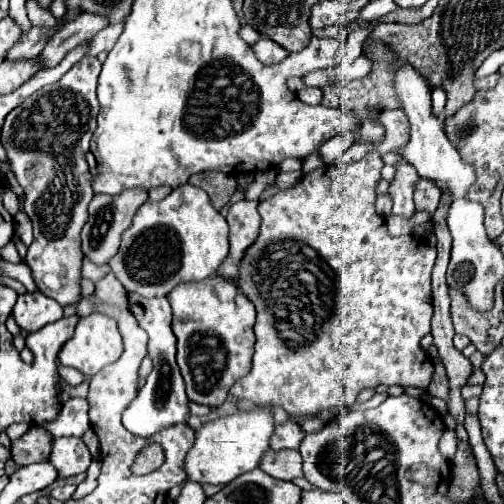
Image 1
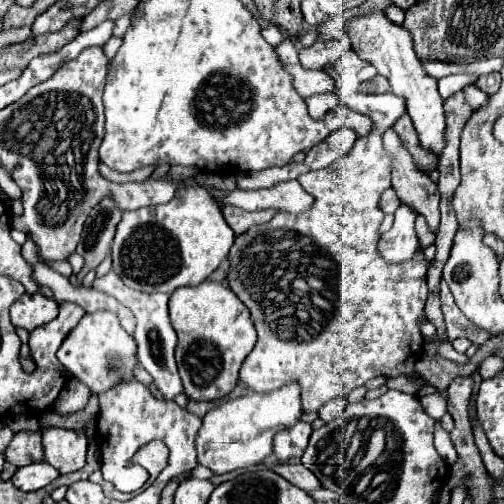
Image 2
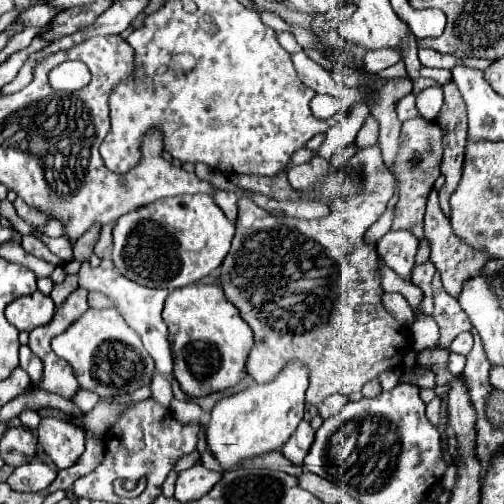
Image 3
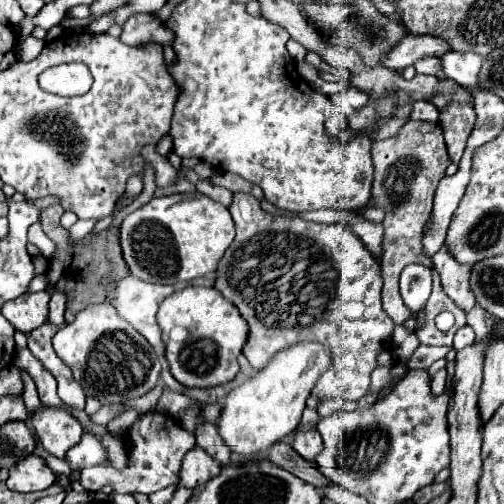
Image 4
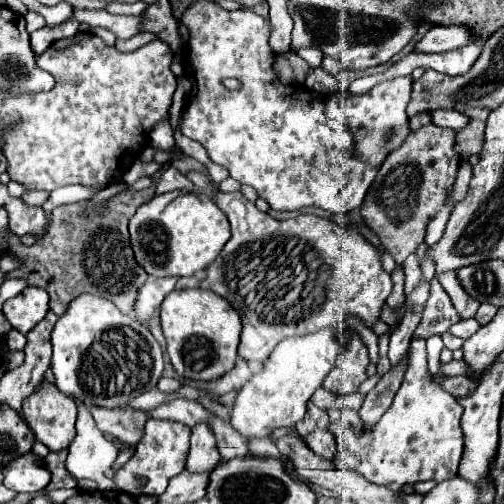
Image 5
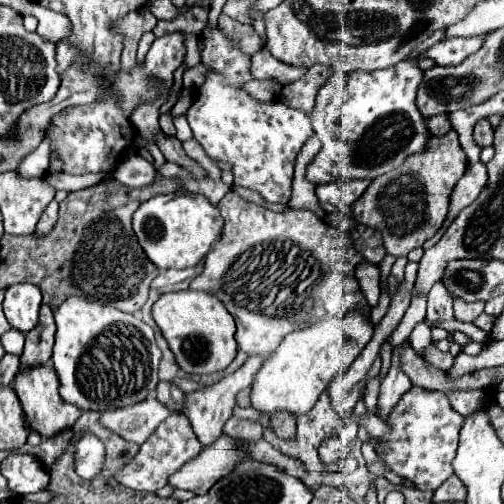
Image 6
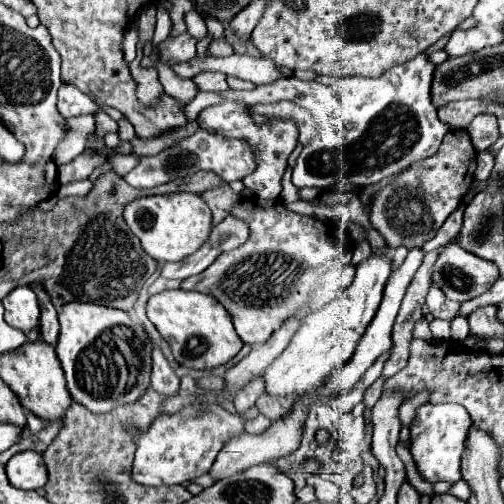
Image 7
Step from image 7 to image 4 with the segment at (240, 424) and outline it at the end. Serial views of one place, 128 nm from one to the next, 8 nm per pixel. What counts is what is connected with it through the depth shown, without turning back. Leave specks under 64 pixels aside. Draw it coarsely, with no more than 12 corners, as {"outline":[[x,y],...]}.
{"outline":[[146,412],[128,432],[124,472],[84,468],[90,492],[152,494],[178,484],[196,444],[172,416]]}

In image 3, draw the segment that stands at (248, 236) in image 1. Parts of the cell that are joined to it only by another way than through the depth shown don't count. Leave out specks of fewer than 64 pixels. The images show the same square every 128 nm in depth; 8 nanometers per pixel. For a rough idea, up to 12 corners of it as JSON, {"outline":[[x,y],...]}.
{"outline":[[216,190],[214,200],[230,222],[238,216],[238,196]]}

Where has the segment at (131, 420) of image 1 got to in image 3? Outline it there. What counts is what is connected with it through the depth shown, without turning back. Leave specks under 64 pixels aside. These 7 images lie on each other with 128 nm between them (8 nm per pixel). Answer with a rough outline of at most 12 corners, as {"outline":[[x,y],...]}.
{"outline":[[112,260],[80,266],[82,288],[102,292],[172,378],[168,292],[114,272]]}

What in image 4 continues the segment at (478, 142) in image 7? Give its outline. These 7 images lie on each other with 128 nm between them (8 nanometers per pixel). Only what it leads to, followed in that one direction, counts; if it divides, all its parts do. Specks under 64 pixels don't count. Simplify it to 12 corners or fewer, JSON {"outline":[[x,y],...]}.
{"outline":[[470,104],[440,112],[448,156],[460,162],[476,124]]}

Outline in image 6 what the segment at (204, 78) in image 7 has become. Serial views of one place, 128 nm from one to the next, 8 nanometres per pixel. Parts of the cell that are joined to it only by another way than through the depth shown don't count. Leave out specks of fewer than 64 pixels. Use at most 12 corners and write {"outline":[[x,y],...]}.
{"outline":[[218,28],[188,110],[234,184],[288,204],[310,118],[240,84],[250,56]]}

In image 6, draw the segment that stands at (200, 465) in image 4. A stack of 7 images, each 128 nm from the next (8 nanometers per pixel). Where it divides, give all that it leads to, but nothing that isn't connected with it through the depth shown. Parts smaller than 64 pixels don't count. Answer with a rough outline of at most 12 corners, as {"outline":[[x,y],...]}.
{"outline":[[262,356],[220,382],[186,394],[180,412],[204,446],[222,434],[238,392],[262,368]]}

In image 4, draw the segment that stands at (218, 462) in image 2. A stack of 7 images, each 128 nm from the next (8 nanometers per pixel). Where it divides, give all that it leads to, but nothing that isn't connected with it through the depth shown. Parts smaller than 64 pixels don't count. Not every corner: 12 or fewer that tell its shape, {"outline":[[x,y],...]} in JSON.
{"outline":[[324,344],[280,350],[226,396],[230,450],[254,454],[300,424],[330,364]]}

